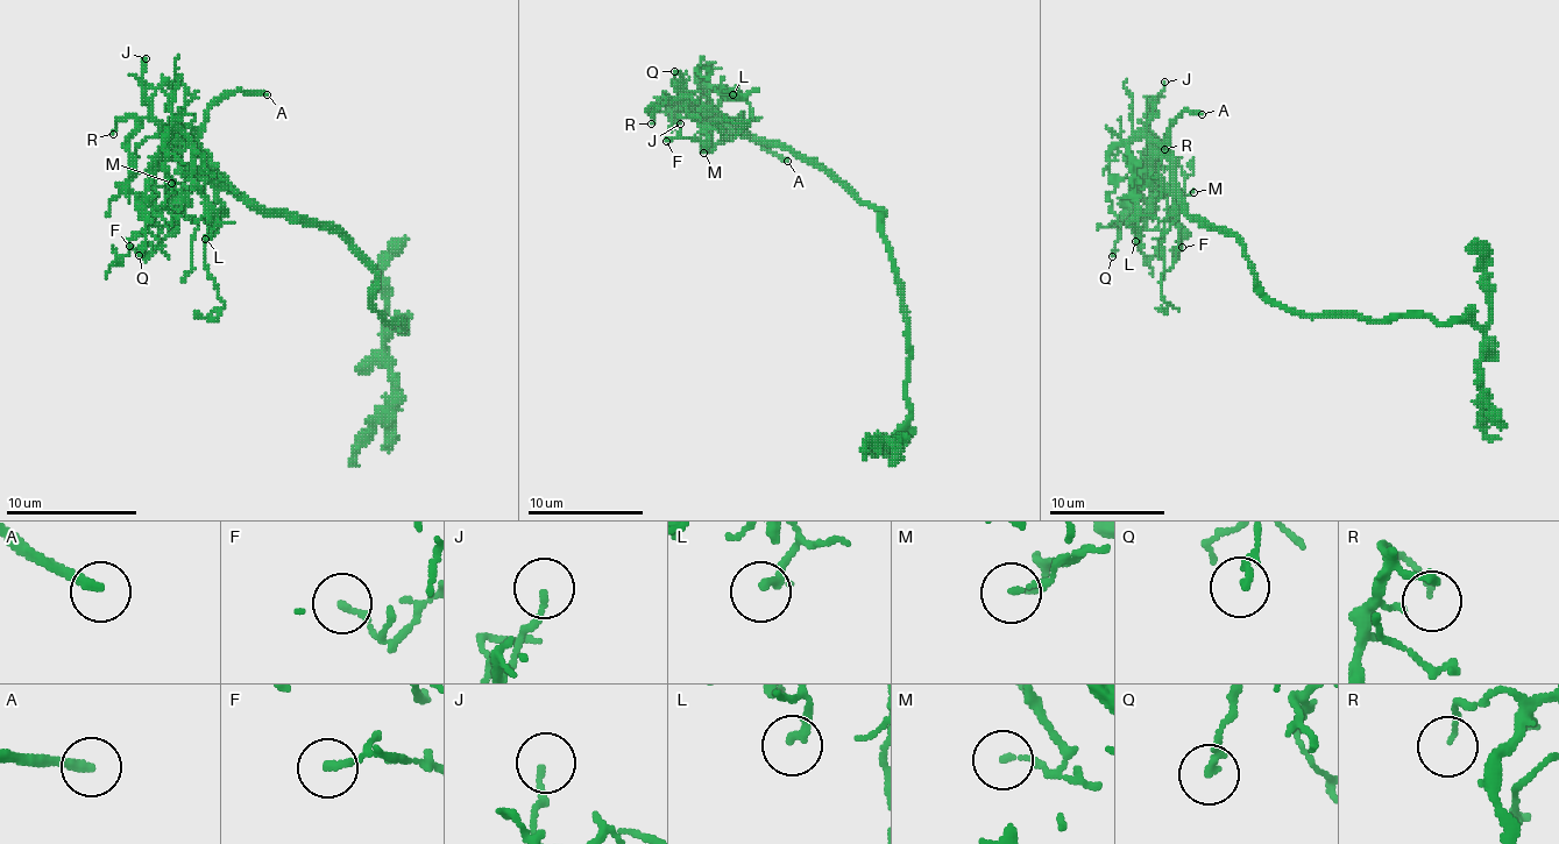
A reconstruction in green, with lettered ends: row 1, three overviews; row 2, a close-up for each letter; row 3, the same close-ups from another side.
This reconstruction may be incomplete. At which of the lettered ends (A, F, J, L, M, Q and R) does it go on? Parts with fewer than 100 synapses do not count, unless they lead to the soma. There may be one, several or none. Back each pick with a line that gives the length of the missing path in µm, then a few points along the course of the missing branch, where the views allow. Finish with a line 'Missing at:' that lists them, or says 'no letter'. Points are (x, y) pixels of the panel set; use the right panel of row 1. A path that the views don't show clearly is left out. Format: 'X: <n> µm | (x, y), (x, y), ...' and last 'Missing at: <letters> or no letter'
A: 80 µm
Missing at: A

